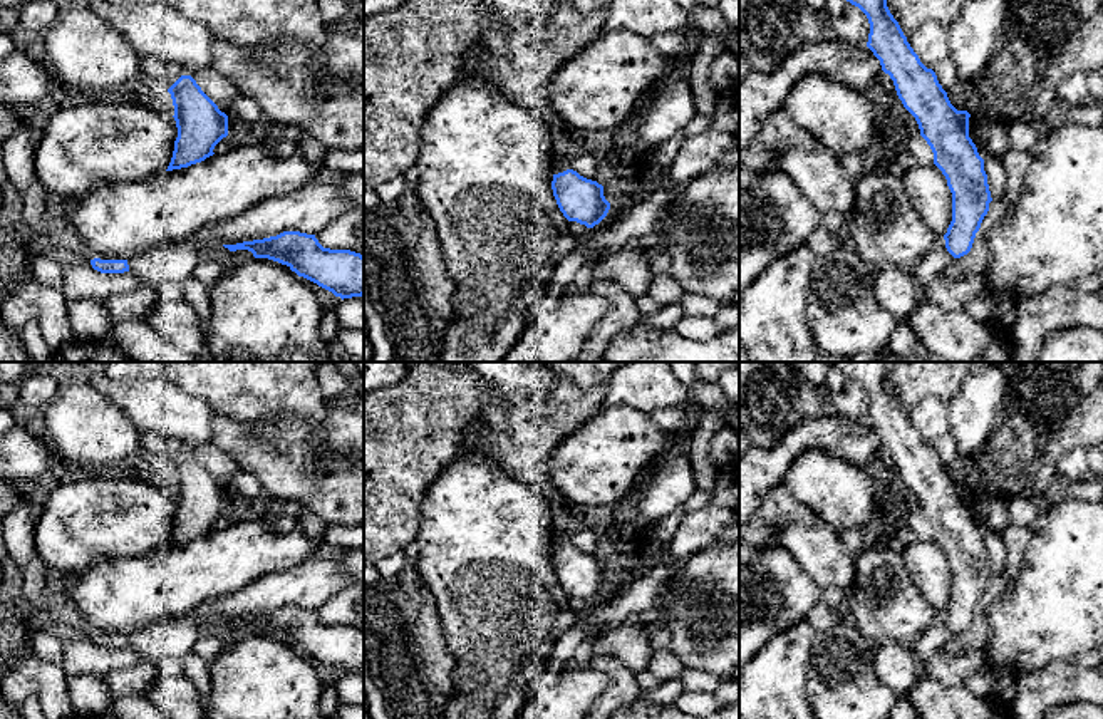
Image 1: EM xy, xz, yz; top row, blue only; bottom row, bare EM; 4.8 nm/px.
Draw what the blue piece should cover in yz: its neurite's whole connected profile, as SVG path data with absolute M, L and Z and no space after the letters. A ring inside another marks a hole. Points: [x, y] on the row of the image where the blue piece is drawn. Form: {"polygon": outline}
{"polygon": "M847 0L858 7L868 18L870 34L867 47L880 60L882 70L893 80L898 99L904 107L915 117L920 134L909 141L905 149L892 161L887 173L902 178L904 173L915 166L935 164L947 179L952 193L952 221L944 235L945 248L954 258L967 255L972 248L976 233L992 201L984 159L979 156L976 144L969 137L967 111L957 111L947 92L937 80L932 69L927 69L914 52L898 22L887 7L887 0Z"}

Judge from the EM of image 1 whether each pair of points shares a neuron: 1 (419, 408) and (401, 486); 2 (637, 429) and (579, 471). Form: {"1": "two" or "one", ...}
{"1": "one", "2": "one"}

